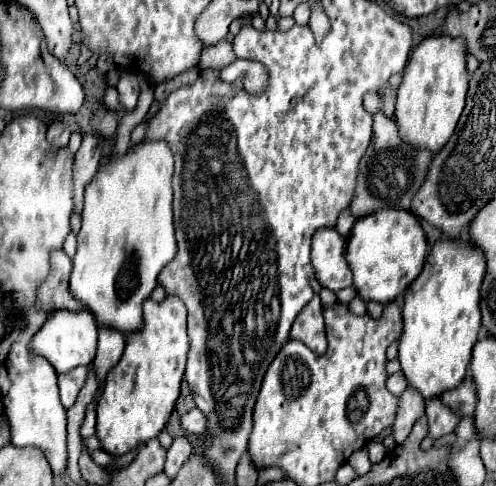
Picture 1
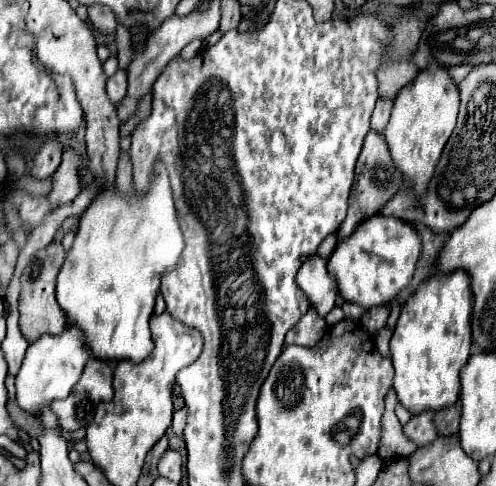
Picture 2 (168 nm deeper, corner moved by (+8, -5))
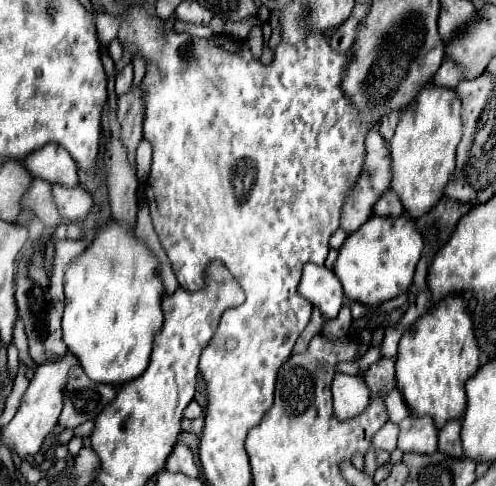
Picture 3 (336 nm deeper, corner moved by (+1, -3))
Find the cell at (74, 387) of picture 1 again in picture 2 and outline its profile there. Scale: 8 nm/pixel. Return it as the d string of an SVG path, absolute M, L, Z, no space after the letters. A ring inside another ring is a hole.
M94 360L84 368L72 394L64 400L52 402L52 410L58 416L62 430L74 432L86 428L94 418L96 406L102 400L110 402L112 394L112 364Z

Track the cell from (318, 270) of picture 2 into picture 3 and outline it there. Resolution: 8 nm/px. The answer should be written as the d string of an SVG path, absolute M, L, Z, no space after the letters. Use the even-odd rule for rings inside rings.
M305 264L303 276L299 282L299 292L303 298L307 298L313 306L317 306L325 318L337 316L341 310L345 296L343 288L333 274L333 270L317 264Z

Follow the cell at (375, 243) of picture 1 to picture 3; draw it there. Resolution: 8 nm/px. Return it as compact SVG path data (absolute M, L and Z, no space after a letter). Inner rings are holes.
M371 216L359 230L355 230L343 246L335 260L333 272L339 276L345 298L363 306L379 306L413 284L413 272L421 258L425 240L409 216L381 218Z

